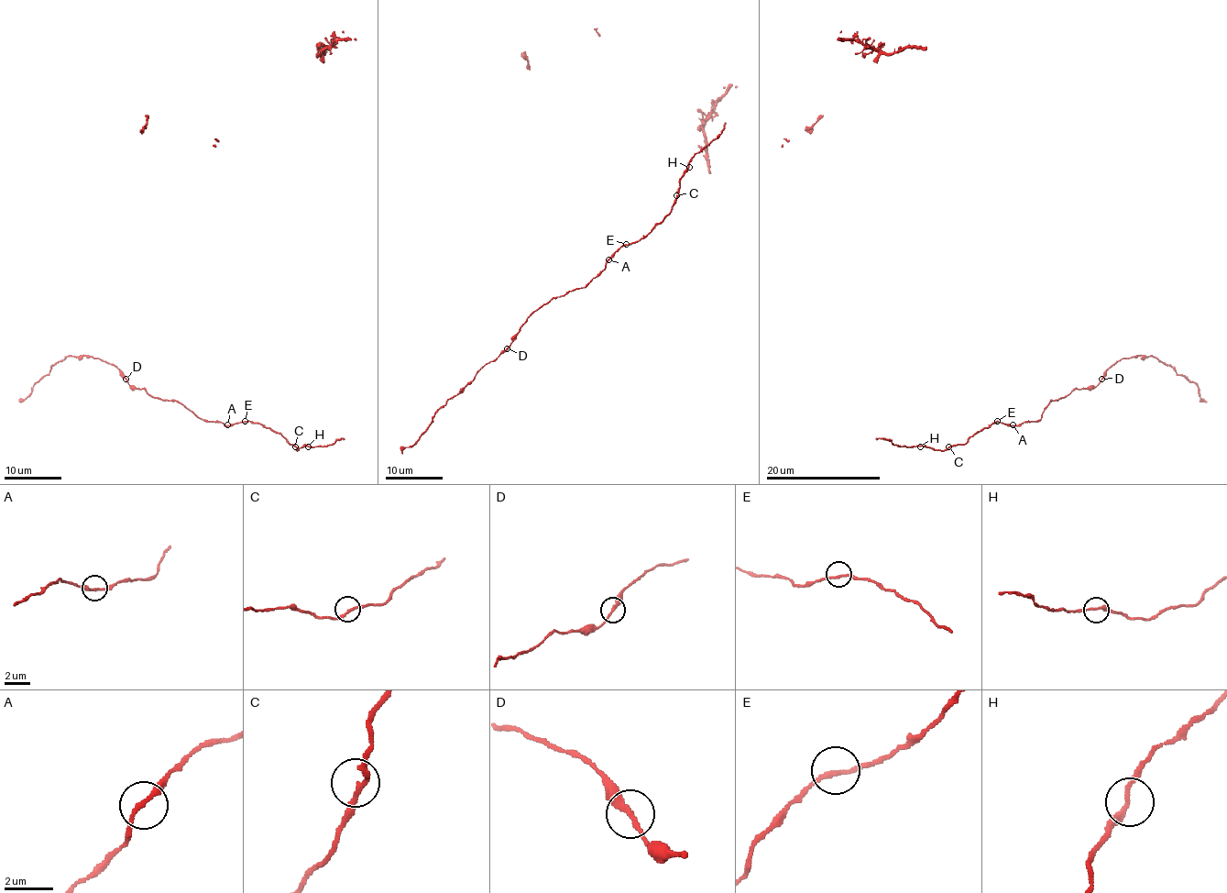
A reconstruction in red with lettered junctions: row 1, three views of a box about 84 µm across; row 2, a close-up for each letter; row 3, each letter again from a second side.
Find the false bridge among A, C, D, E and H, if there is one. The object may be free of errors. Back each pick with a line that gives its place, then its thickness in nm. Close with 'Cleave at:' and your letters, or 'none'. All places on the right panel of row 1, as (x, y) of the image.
Cleave at: none

